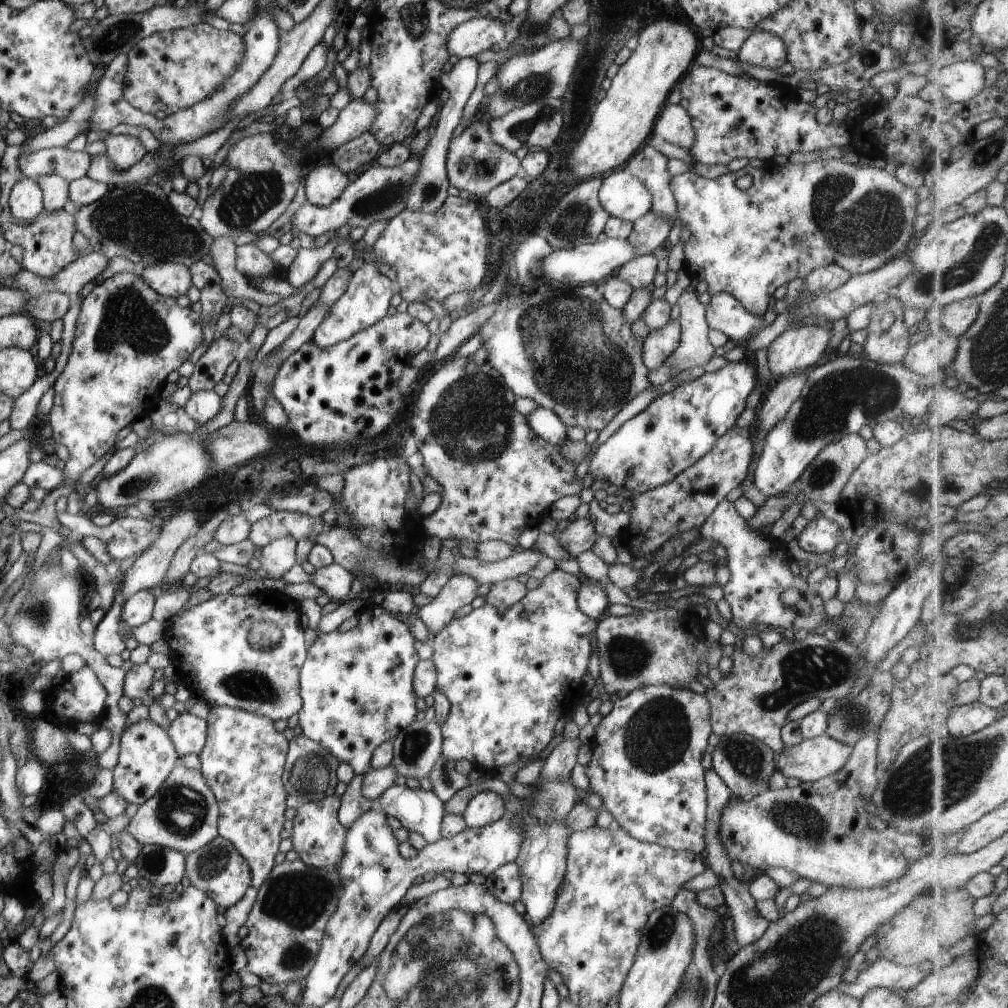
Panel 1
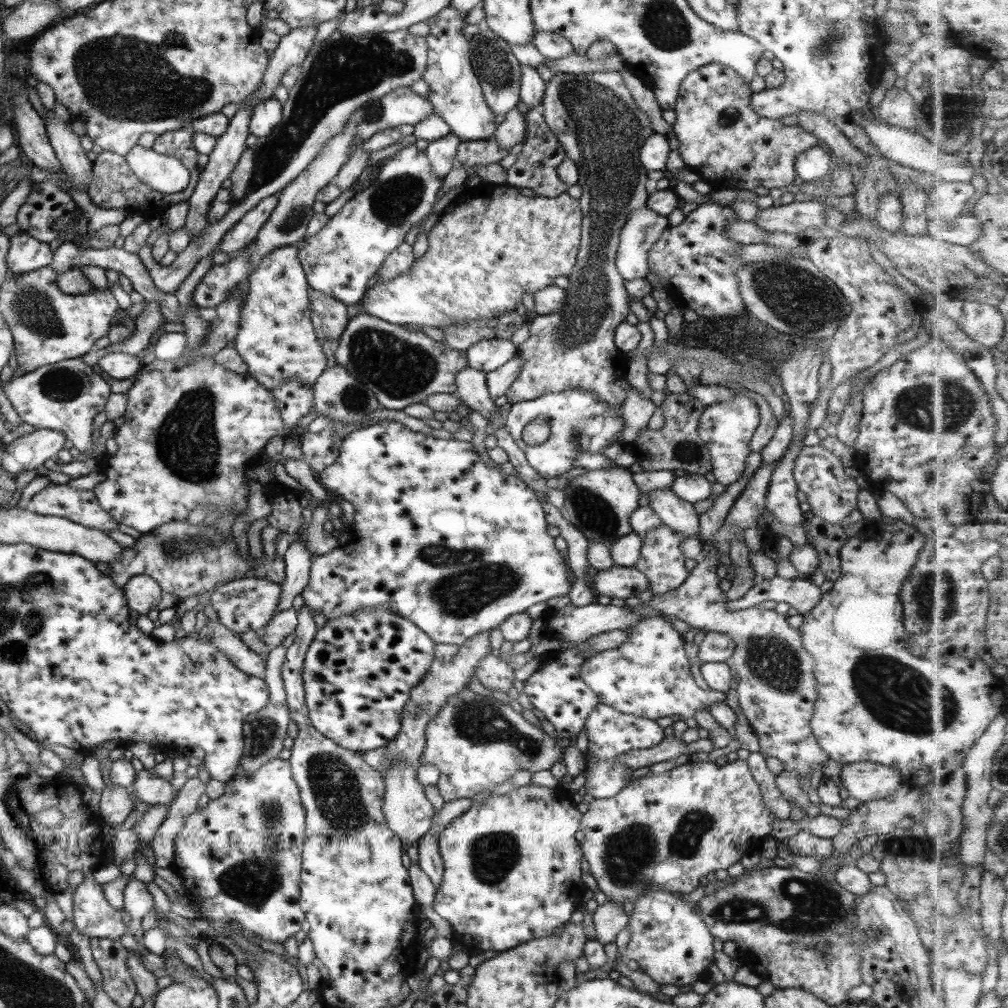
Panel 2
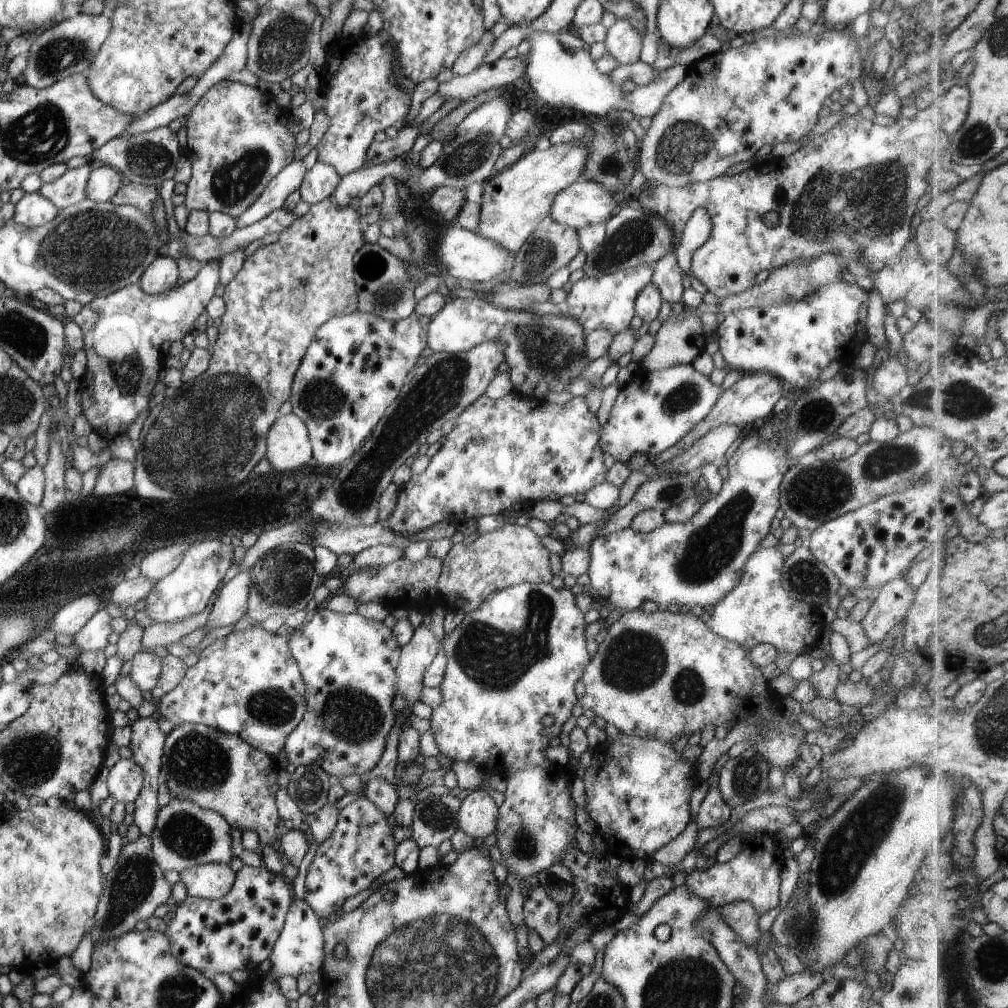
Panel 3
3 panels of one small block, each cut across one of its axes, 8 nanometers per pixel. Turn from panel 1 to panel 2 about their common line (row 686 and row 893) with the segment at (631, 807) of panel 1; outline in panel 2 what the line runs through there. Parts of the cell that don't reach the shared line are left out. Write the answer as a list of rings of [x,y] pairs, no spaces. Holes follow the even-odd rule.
[[[645,890],[635,896],[632,904],[626,924],[629,941],[625,946],[625,957],[635,960],[639,970],[657,984],[678,988],[709,977],[707,966],[716,955],[711,945],[713,937],[694,903],[683,902],[679,895],[663,890]]]

